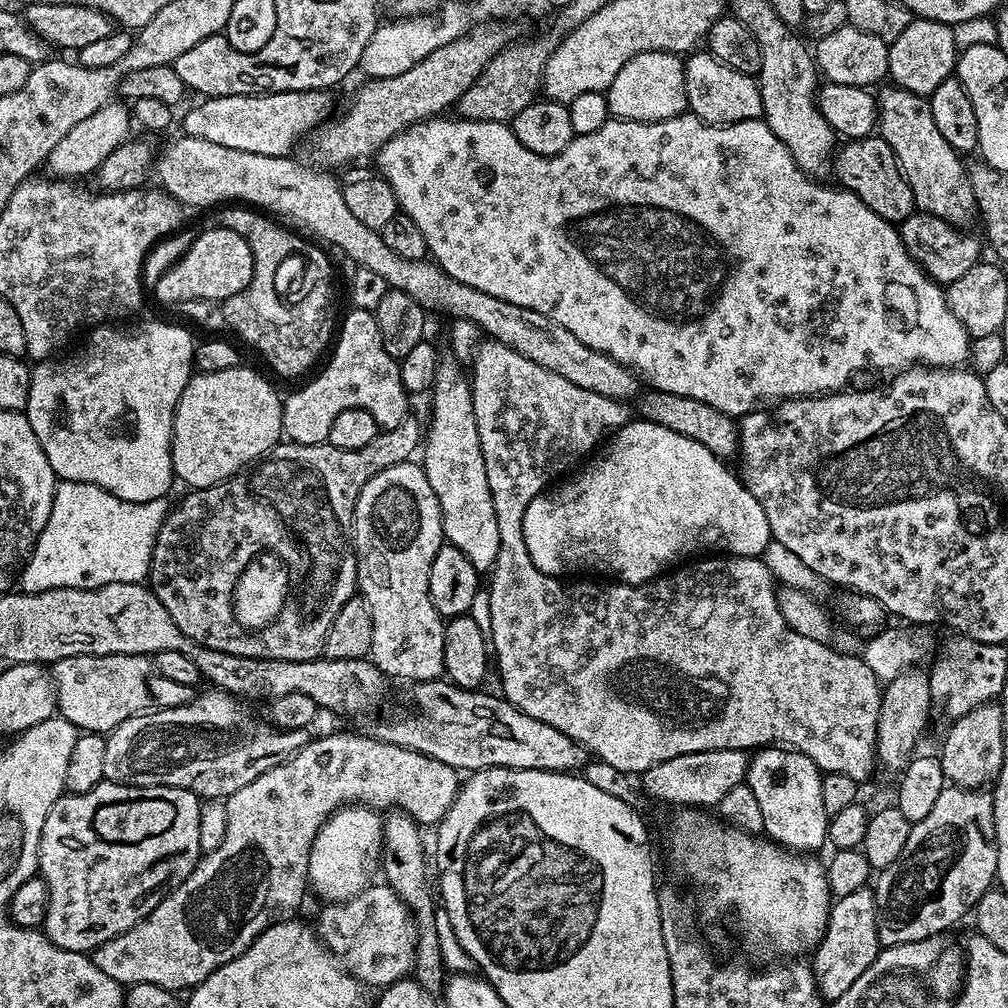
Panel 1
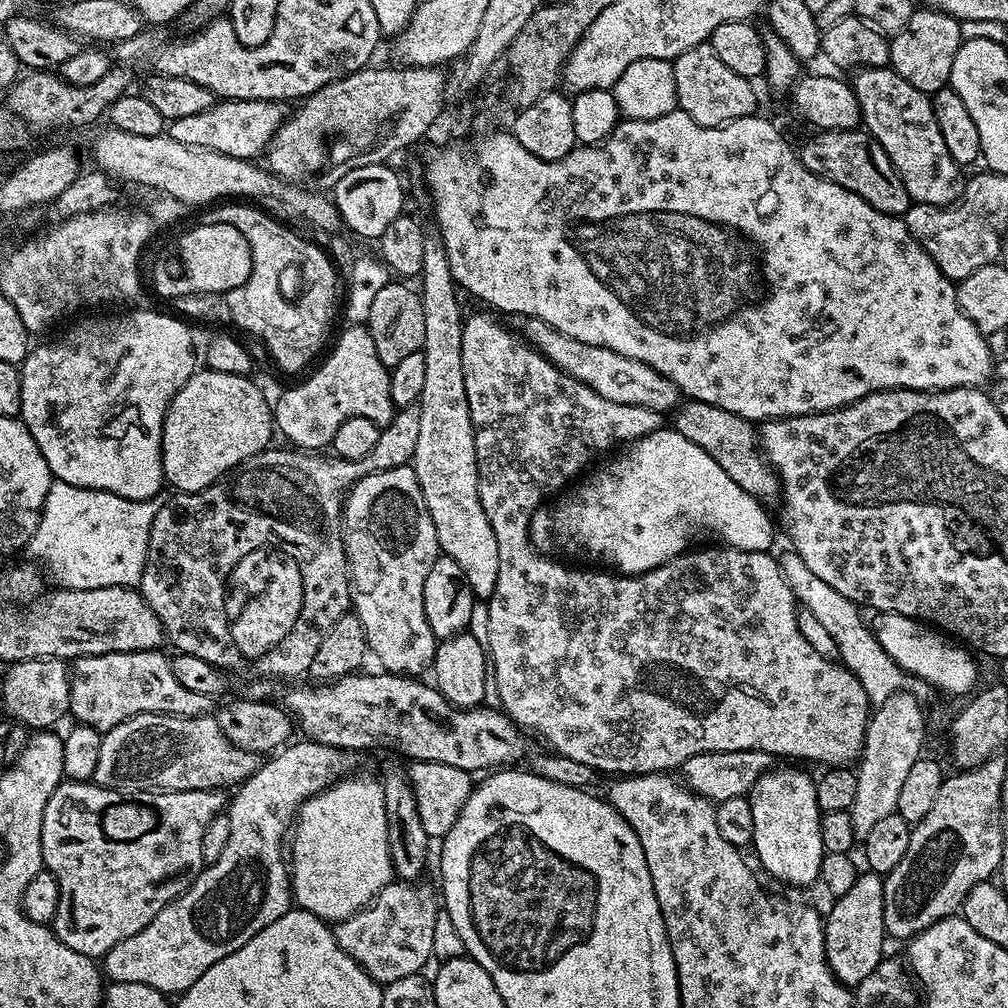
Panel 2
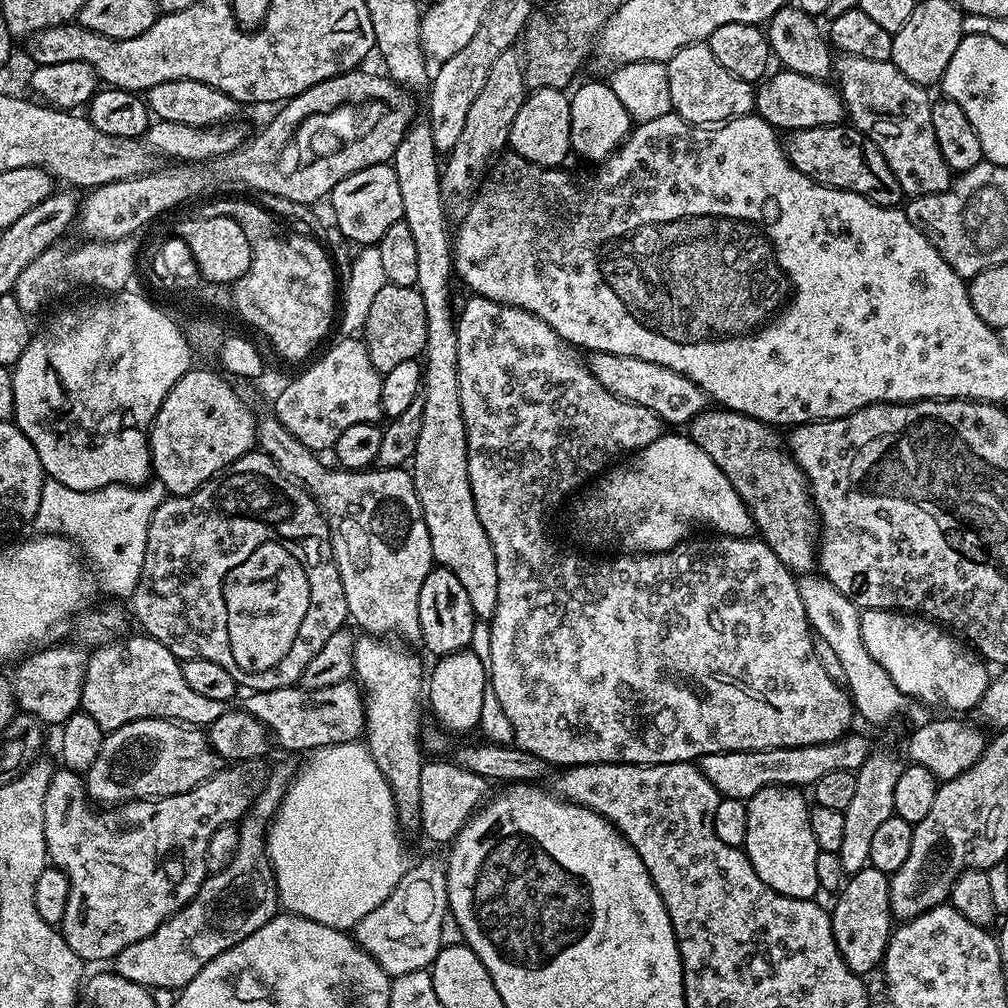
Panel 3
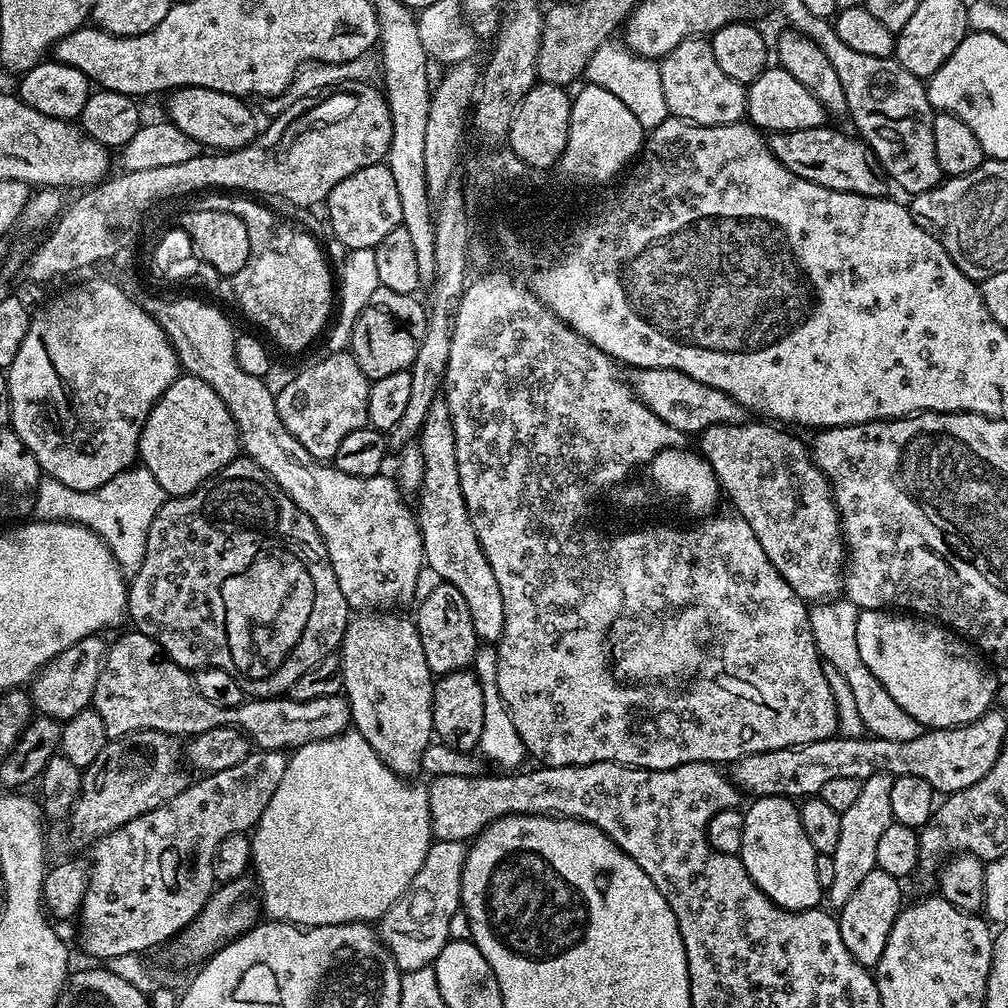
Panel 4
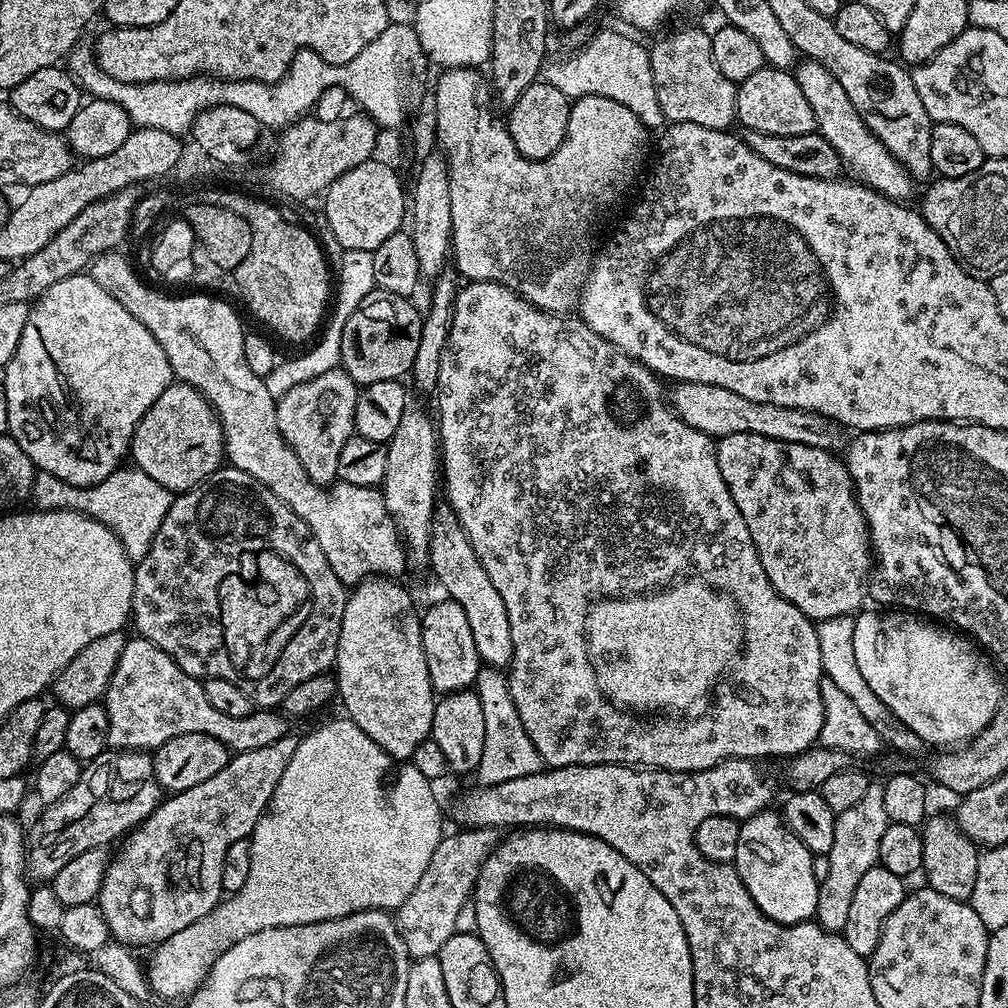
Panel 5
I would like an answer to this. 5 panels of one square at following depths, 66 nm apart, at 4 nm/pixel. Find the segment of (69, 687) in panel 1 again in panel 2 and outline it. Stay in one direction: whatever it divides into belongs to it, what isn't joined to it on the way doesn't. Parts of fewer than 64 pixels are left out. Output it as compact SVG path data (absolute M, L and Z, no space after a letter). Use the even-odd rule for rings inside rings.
M157 650L155 652L124 652L124 653L108 653L108 654L98 654L97 656L79 656L76 659L71 661L70 664L70 675L72 677L72 697L70 698L70 702L68 703L68 711L70 713L71 719L73 721L85 724L86 726L90 726L91 728L96 728L99 730L102 734L109 732L111 728L114 726L118 726L122 722L126 722L130 718L134 718L138 714L146 714L147 712L163 712L170 716L203 716L205 714L211 713L213 711L212 704L214 704L213 697L210 696L203 696L202 694L194 694L194 690L186 690L186 686L182 686L182 682L178 682L178 678L174 678L174 670L172 669L172 662L171 659L166 655L163 656L163 651Z

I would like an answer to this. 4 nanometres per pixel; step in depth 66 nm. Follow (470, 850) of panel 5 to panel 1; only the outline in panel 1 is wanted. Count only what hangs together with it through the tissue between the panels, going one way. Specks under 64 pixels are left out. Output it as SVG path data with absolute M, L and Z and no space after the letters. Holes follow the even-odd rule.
M383 882L373 883L358 893L352 900L337 900L323 905L320 921L314 924L314 931L324 943L324 947L354 978L363 980L365 985L376 990L383 990L395 980L403 980L413 971L416 962L416 923L412 914L404 905L404 900L398 898L393 888Z

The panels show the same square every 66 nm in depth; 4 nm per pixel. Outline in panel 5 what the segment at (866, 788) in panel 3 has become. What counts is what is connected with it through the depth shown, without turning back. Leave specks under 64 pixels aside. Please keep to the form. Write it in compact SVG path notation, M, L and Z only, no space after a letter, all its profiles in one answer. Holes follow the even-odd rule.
M876 782L869 783L866 795L850 810L842 810L836 817L834 826L834 846L830 846L828 858L830 870L825 881L820 882L818 906L815 923L821 924L827 932L843 933L846 918L850 914L850 902L858 890L858 881L866 870L877 867L880 855L878 845L882 843L882 834L886 834L890 823L886 814L886 805L882 803L883 787Z

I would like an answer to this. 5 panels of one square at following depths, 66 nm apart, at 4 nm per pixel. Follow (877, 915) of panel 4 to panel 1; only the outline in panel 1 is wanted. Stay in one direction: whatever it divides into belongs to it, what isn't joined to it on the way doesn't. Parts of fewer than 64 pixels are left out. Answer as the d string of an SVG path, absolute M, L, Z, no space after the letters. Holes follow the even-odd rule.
M865 886L837 899L828 910L828 925L823 938L811 953L812 973L816 976L816 990L825 1001L842 998L858 978L862 978L866 966L874 962L882 945L876 925L876 893Z

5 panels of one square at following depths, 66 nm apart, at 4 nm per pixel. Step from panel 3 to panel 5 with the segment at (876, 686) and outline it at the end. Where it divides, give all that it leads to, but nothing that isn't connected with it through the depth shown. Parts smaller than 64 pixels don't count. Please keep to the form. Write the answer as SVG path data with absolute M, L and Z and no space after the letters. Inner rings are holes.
M839 616L838 618L819 621L816 624L818 650L821 655L824 674L832 678L837 686L854 701L863 717L874 726L888 748L890 746L904 754L916 754L921 749L923 750L923 740L894 718L892 711L874 694L874 690L870 689L866 680L862 678L854 655L854 624L855 619L852 616Z

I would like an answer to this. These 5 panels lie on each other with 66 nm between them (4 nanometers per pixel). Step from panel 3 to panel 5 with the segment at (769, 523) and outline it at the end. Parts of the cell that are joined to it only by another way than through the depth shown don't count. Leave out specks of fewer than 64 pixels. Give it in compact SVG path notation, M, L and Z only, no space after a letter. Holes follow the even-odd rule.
M730 434L722 436L716 440L716 457L718 458L718 470L730 490L730 498L734 498L734 506L746 518L746 530L750 530L752 545L758 550L758 558L762 562L762 570L766 570L766 578L806 618L813 622L826 619L838 618L839 616L852 616L861 611L864 596L866 600L866 585L870 580L870 573L874 568L874 557L872 555L872 545L868 539L868 524L864 520L862 510L856 501L856 490L852 487L852 479L848 473L847 465L833 453L815 448L814 446L802 446L798 442L778 442L774 438L766 438L762 434Z

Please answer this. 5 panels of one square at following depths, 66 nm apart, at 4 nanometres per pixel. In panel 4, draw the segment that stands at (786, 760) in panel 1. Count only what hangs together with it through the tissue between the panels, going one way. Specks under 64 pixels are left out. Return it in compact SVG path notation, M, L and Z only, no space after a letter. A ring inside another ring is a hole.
M758 796L751 803L743 809L742 846L738 853L746 874L754 878L766 898L786 910L801 912L821 907L822 889L815 869L817 853L810 846L810 838L806 838L806 830L802 830L797 801L787 796Z

